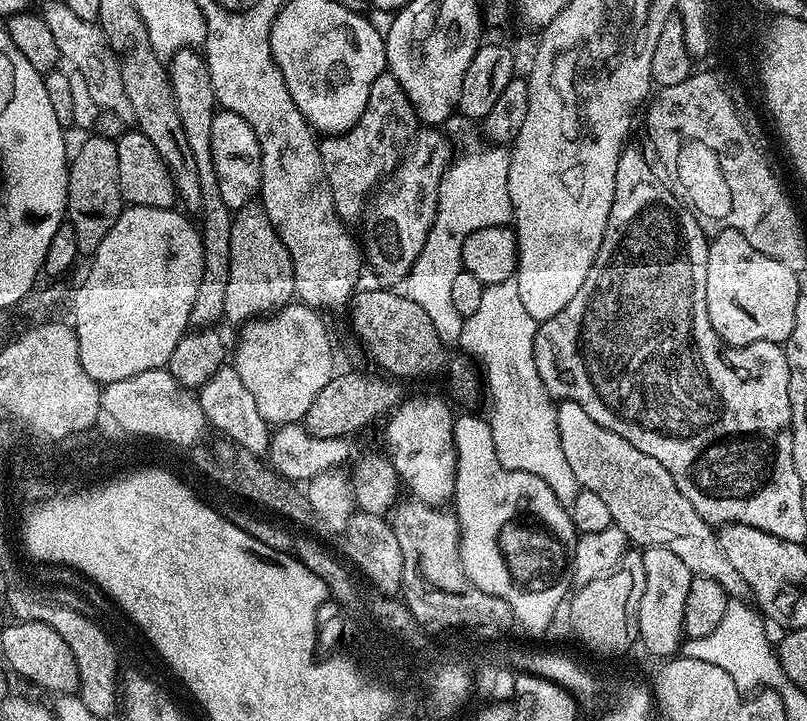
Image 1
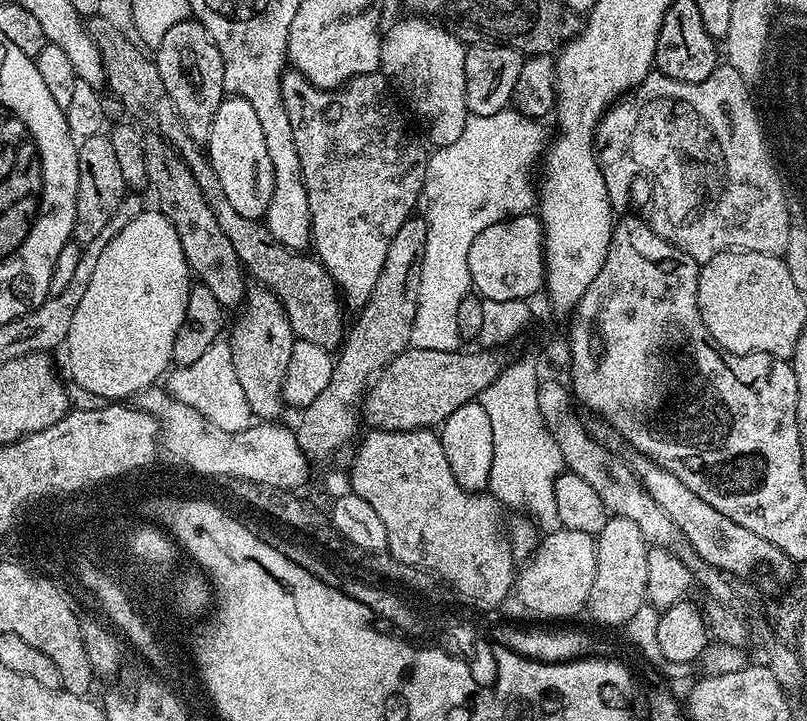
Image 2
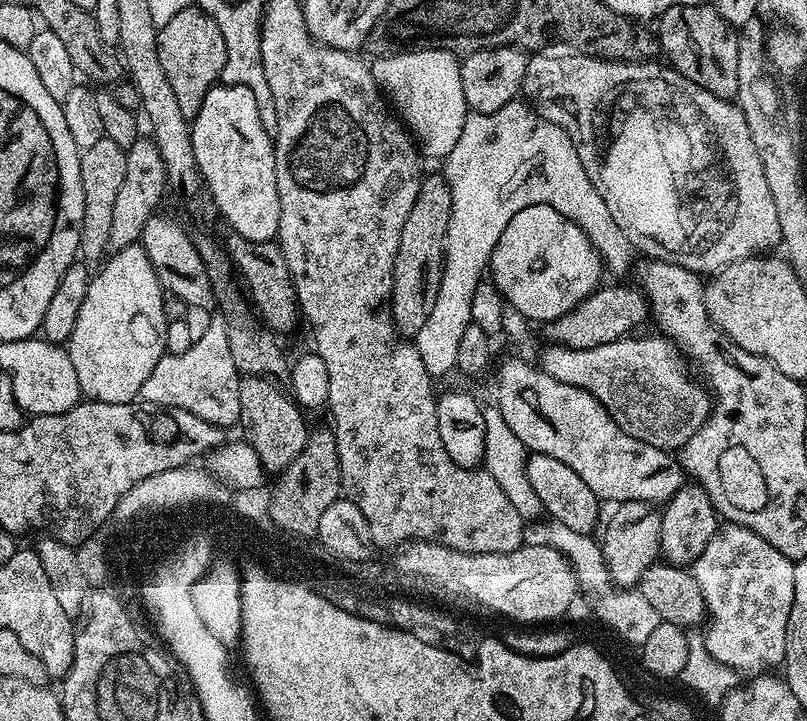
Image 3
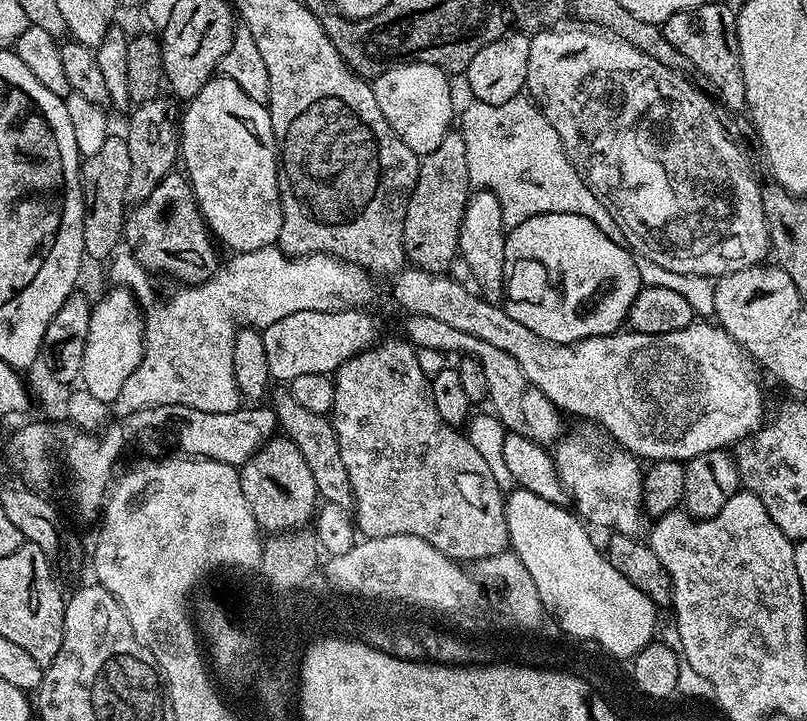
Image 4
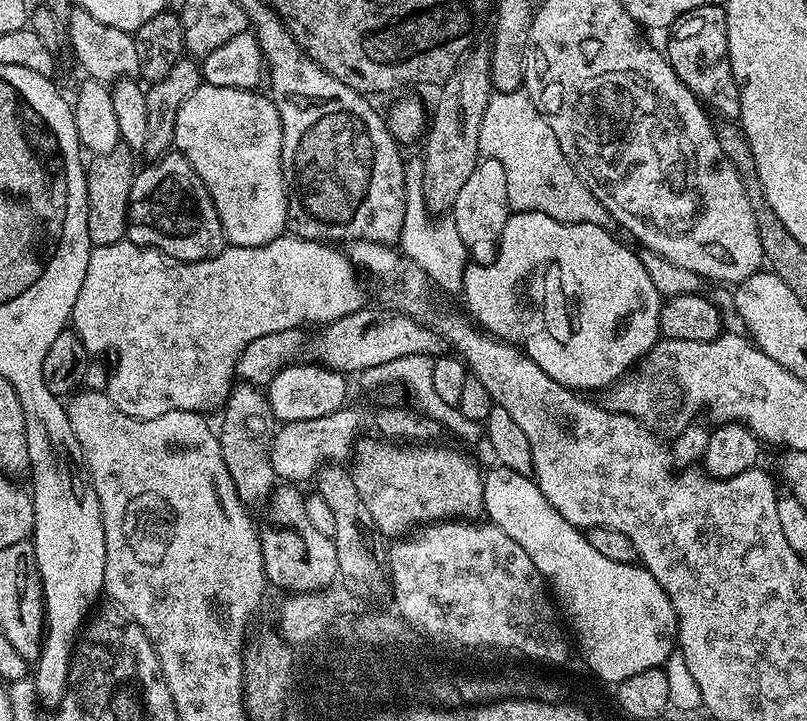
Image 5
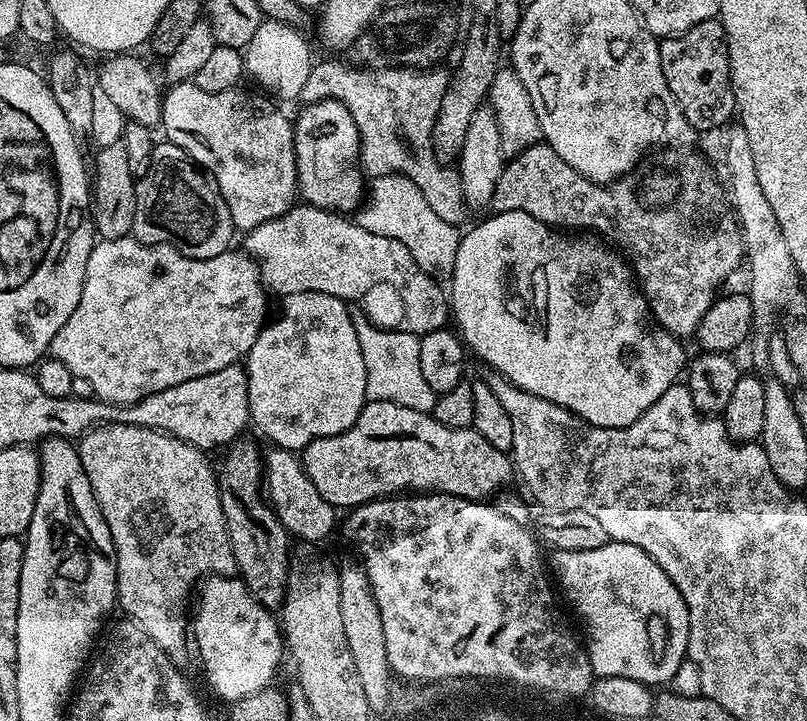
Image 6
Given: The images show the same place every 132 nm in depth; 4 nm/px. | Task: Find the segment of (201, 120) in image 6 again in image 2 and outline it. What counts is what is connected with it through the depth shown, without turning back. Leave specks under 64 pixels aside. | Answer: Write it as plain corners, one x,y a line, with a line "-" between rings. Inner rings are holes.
229,95
220,103
218,114
214,114
214,126
210,126
206,151
230,206
234,206
242,218
263,218
270,206
270,194
274,194
274,166
270,166
262,125
246,98

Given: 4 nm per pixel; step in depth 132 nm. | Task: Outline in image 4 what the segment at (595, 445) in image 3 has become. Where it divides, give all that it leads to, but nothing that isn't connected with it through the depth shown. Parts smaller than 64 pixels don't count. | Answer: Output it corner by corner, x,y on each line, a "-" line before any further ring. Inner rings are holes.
412,314
407,319
403,335
408,343
417,349
438,350
450,356
451,354
470,356
480,361
485,371
485,379
490,385
488,400
491,409
507,431
520,433
545,446
553,445
563,435
564,425
562,426
561,411
529,382
522,374
518,362
511,358
506,350
501,350
491,345
490,342
482,342
481,339
474,338
474,334
466,334
454,326
449,326
446,322
438,322
438,318
426,318

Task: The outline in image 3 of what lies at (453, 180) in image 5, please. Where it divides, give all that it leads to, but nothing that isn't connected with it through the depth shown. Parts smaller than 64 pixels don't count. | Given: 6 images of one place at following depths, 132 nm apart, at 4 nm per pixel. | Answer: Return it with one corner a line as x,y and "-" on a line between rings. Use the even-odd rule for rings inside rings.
425,175
420,181
418,198
414,198
414,206
402,225
402,238
398,238
398,254
394,258
394,286
392,287
392,323
396,325
401,337
415,338
418,330
422,330
426,318
430,318
430,310
434,310
434,298
438,298
438,286
442,278
444,265
444,239
450,226
450,186
443,175

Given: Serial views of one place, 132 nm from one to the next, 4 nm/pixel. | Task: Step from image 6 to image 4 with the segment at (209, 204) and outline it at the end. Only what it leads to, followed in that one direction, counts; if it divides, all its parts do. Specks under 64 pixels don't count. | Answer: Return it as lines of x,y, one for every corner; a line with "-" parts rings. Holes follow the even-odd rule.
174,170
162,178
162,182
154,186
150,198
139,201
133,208
136,209
133,212
131,209
124,221
124,240
130,255
149,273
173,276
184,286
200,284
216,273
217,245
205,225
204,215
200,213
192,184
183,171

